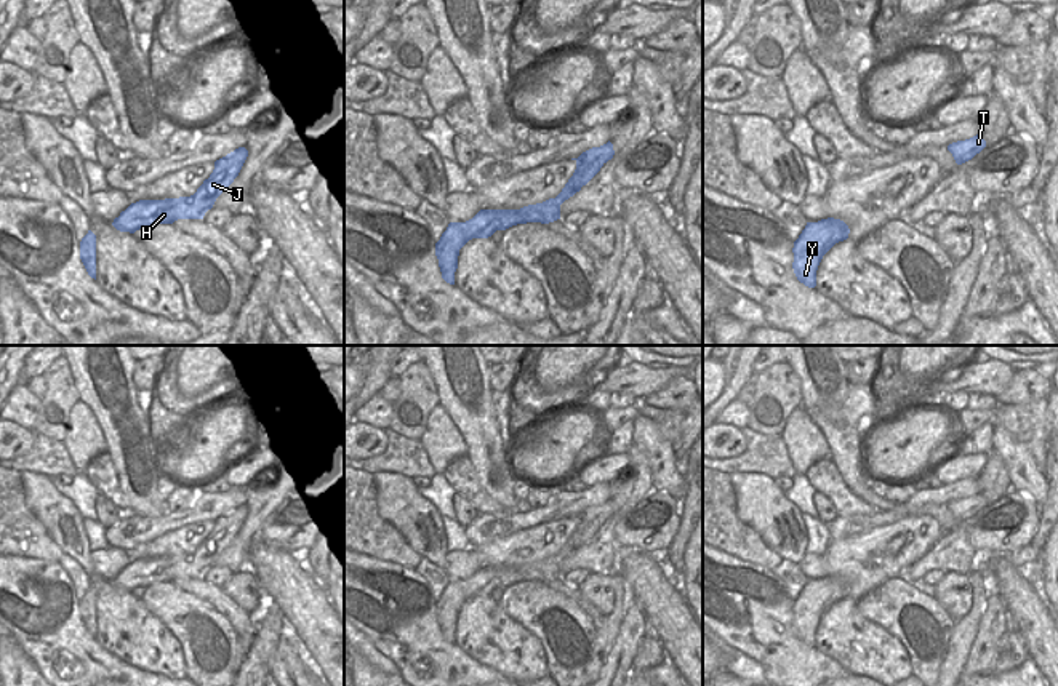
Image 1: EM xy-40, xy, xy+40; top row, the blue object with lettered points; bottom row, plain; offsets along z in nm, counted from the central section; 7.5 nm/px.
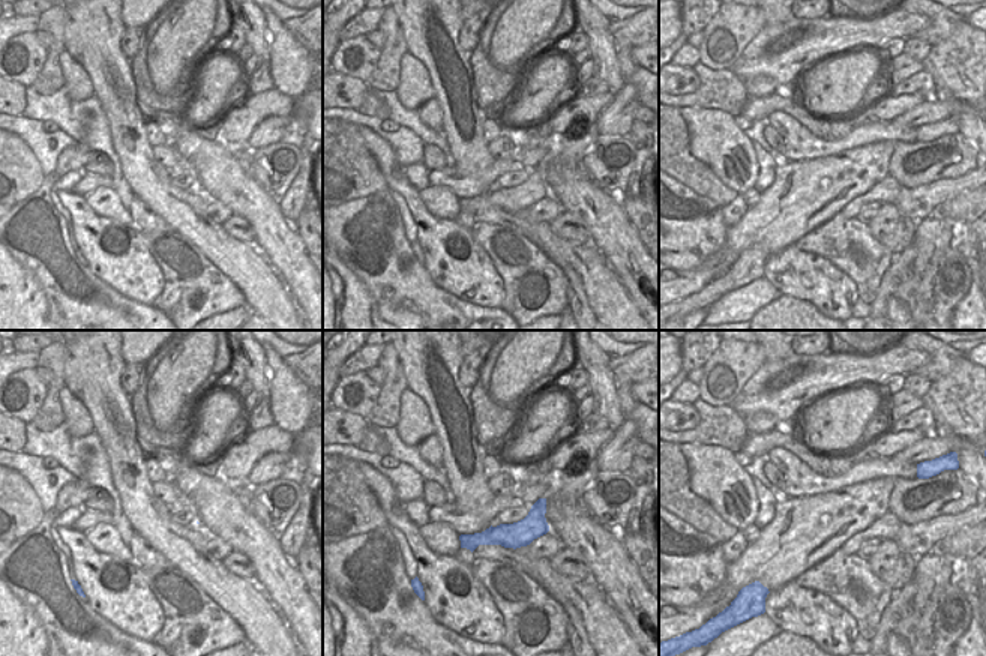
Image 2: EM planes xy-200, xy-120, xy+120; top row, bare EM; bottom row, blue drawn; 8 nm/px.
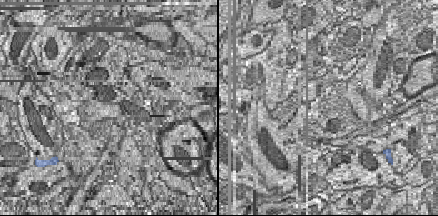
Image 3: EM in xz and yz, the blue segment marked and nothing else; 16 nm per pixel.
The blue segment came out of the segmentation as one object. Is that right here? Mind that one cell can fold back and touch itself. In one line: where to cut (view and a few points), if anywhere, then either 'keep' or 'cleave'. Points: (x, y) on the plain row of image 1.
no cut | keep

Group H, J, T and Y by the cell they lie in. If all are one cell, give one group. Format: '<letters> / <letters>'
H J T Y

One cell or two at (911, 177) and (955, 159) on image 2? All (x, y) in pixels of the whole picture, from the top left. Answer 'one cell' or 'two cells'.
one cell

